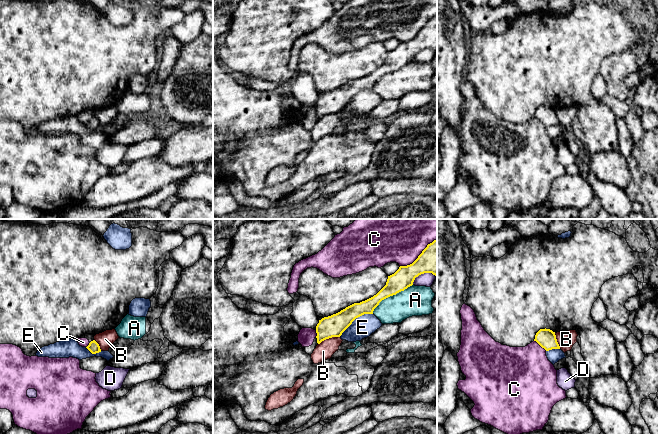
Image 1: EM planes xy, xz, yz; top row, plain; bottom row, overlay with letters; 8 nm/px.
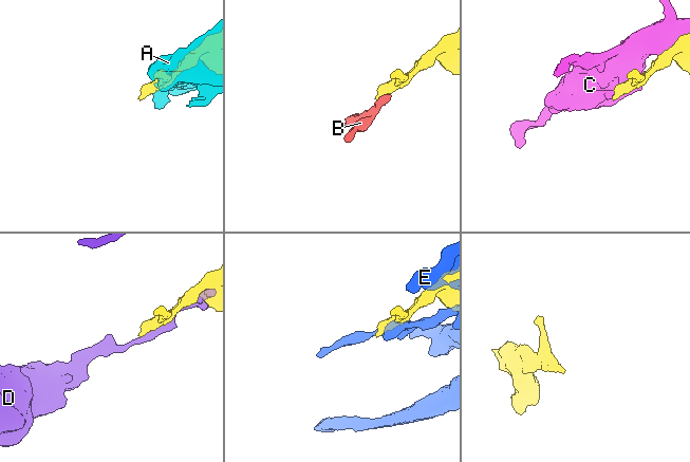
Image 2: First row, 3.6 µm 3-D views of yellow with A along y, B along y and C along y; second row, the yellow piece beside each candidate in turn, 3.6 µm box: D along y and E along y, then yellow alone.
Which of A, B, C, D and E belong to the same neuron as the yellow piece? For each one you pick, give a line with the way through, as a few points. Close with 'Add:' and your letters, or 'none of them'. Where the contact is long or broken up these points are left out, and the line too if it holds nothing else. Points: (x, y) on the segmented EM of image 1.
Add: none of them

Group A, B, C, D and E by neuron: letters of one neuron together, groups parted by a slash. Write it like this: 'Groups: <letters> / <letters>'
Groups: A / B / C / D / E

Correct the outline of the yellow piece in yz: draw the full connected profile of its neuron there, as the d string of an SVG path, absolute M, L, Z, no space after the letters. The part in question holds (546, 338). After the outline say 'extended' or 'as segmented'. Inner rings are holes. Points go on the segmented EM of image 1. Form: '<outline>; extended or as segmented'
M540 329L536 333L534 341L536 341L546 351L560 349L555 332L550 329Z; as segmented

